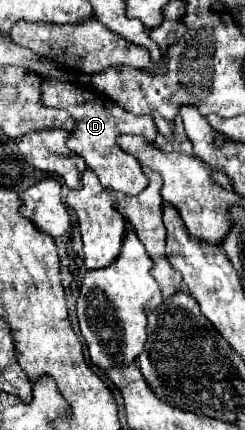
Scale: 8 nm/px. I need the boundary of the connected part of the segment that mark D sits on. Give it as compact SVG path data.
M43 79L41 91L43 91L41 103L45 103L47 107L65 109L73 117L75 127L71 131L71 137L67 139L67 147L73 153L77 153L79 157L83 157L87 167L91 167L97 173L103 187L119 191L123 195L139 195L139 191L143 191L147 187L147 177L143 175L139 161L133 155L125 153L115 143L115 137L127 135L127 133L135 133L141 137L155 137L157 127L155 127L155 121L151 115L143 115L143 117L131 115L131 113L123 111L121 107L115 107L109 99L95 95L93 91L87 91L79 85L55 81L55 79Z

